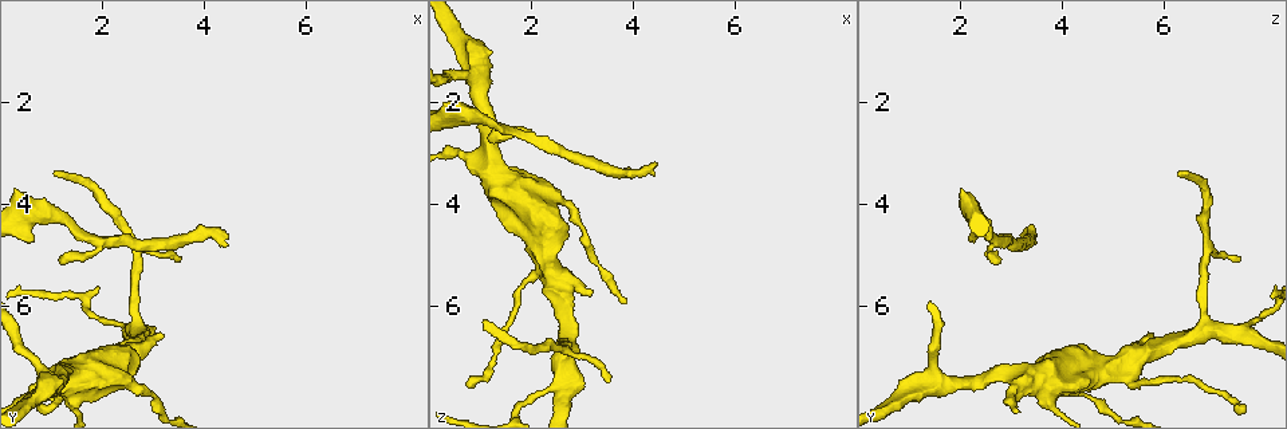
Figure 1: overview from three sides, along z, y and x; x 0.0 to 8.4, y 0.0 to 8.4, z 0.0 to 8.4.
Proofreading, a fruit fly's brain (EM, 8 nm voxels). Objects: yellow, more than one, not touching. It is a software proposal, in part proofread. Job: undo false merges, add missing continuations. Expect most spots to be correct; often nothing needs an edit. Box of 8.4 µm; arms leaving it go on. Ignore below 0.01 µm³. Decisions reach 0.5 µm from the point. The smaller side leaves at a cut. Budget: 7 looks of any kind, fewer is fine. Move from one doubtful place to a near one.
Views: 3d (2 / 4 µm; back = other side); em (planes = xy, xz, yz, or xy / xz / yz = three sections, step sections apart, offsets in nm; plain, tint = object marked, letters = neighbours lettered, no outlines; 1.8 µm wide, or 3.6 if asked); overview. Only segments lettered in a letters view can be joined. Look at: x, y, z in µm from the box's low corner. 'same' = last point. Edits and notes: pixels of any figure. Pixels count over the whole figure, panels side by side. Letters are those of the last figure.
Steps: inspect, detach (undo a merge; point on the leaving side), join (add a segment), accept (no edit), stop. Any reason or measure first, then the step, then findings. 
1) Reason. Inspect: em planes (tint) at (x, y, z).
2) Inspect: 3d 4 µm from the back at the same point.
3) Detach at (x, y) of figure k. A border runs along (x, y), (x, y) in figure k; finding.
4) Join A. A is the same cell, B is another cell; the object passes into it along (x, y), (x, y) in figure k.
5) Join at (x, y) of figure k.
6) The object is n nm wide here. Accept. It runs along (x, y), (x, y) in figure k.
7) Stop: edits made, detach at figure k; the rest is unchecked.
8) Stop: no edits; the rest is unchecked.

Abrupt turn. Inspect: em 3.6 µm yz step 8 (tint) at (1.50, 7.40, 3.65).

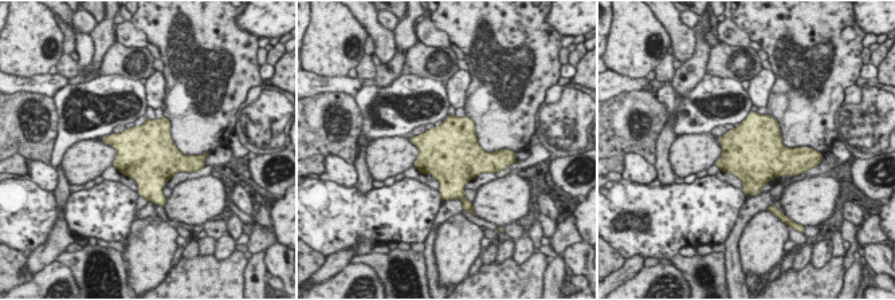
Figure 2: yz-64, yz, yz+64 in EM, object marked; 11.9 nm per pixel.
Another direction. Inspect: em 3.6 µm planes (tint) at the same point.

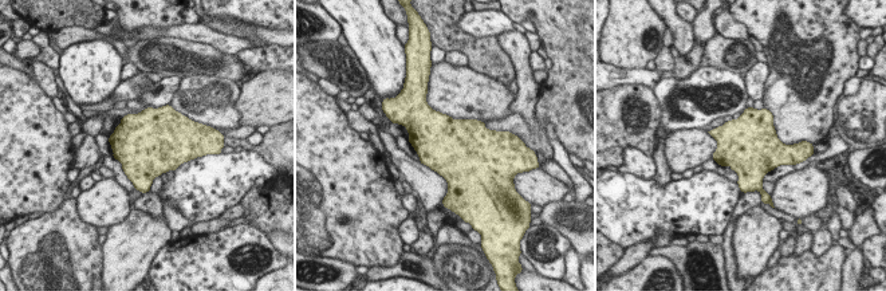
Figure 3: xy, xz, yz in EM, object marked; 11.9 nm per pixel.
Inspect: em 3.6 µm planes (letters) at the same point.

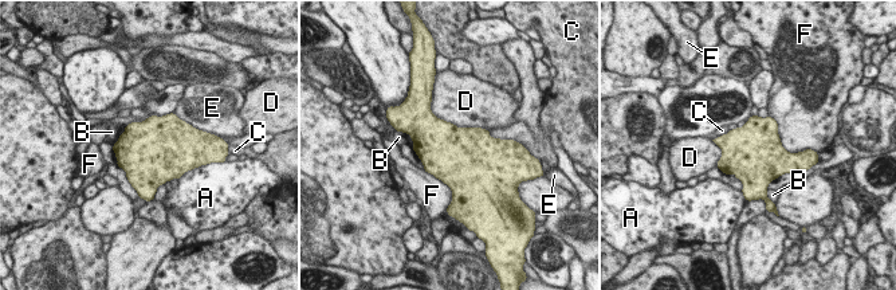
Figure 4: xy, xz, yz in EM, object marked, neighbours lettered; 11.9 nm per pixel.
The longest contact is with D, 750 nm. Accept. A, B, C, D, E and F are other cells; a border runs along (429, 109), (458, 126), (488, 130) in figure 4; all the same cell.

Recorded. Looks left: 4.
Long arm stops here. Inspect: em planes (letters) at (4.45, 4.90, 3.25).

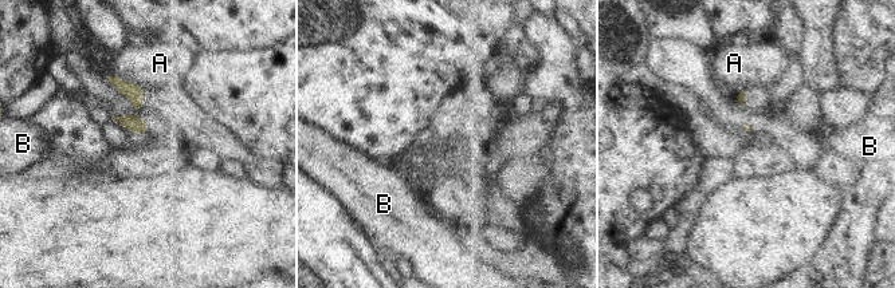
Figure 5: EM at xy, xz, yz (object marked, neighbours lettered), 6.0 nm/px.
The longest contact is with A, 200 nm. Accept. A and B are other cells; a border runs along (112, 75), (138, 83), (142, 87) in figure 5; none of them fits.

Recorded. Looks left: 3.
An open end. Inspect: 3d 4 µm at (1.00, 3.40, 6.30).

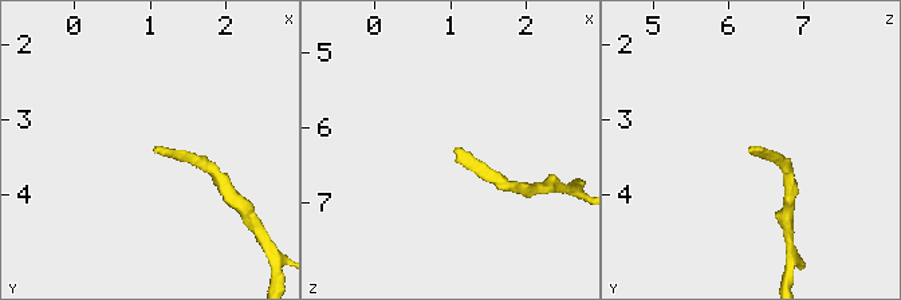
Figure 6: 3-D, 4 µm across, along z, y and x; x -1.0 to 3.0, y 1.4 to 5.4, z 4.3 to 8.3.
Inspect: em planes (tint) at (1.00, 3.40, 6.35).

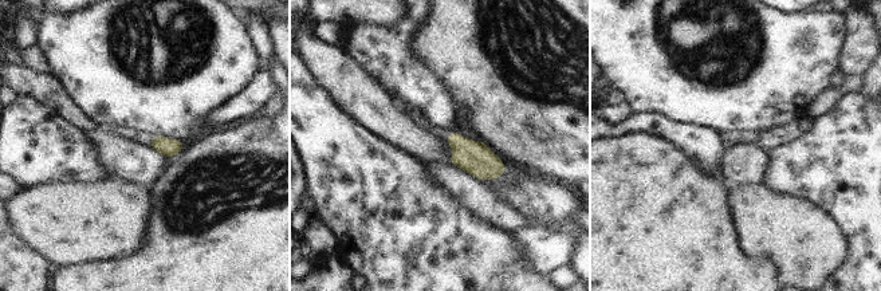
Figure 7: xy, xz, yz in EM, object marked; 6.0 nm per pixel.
Inspect: em planes (letters) at the same point.

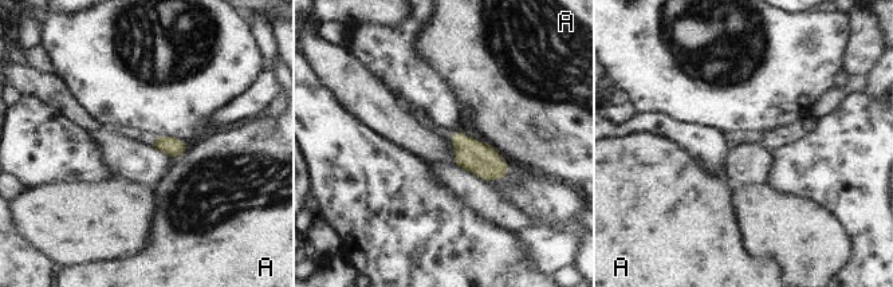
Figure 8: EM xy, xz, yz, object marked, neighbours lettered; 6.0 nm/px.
The object is 100 nm wide here. Accept. A is another cell; a border runs along (191, 144), (172, 160) in figure 8; no lettered segment goes on from it.

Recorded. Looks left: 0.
Stop: no edits; the rest is unchecked.

